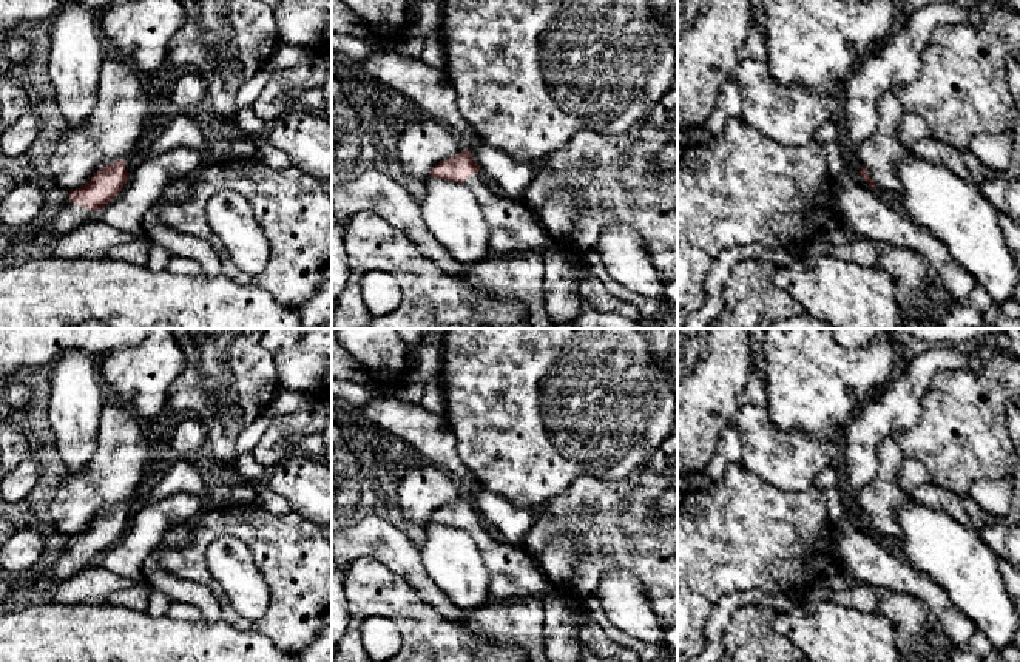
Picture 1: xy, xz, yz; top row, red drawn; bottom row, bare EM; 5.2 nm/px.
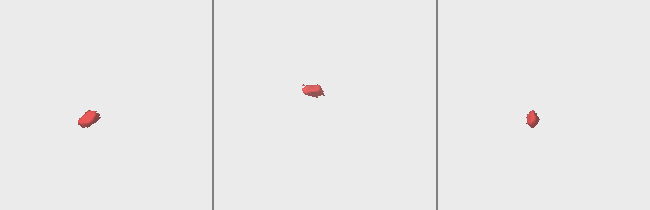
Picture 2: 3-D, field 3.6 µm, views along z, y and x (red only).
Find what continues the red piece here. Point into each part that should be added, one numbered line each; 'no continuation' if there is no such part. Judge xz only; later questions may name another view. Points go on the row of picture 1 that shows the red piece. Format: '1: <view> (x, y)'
1: xz (513, 229)

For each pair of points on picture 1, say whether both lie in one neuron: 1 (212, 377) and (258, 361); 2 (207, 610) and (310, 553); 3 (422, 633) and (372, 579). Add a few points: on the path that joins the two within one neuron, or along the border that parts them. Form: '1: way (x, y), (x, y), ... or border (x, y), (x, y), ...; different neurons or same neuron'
1: way (222, 377), (238, 377), (247, 371); same neuron
2: border (213, 591), (219, 616); different neurons
3: way (420, 618), (414, 616), (388, 590); same neuron

